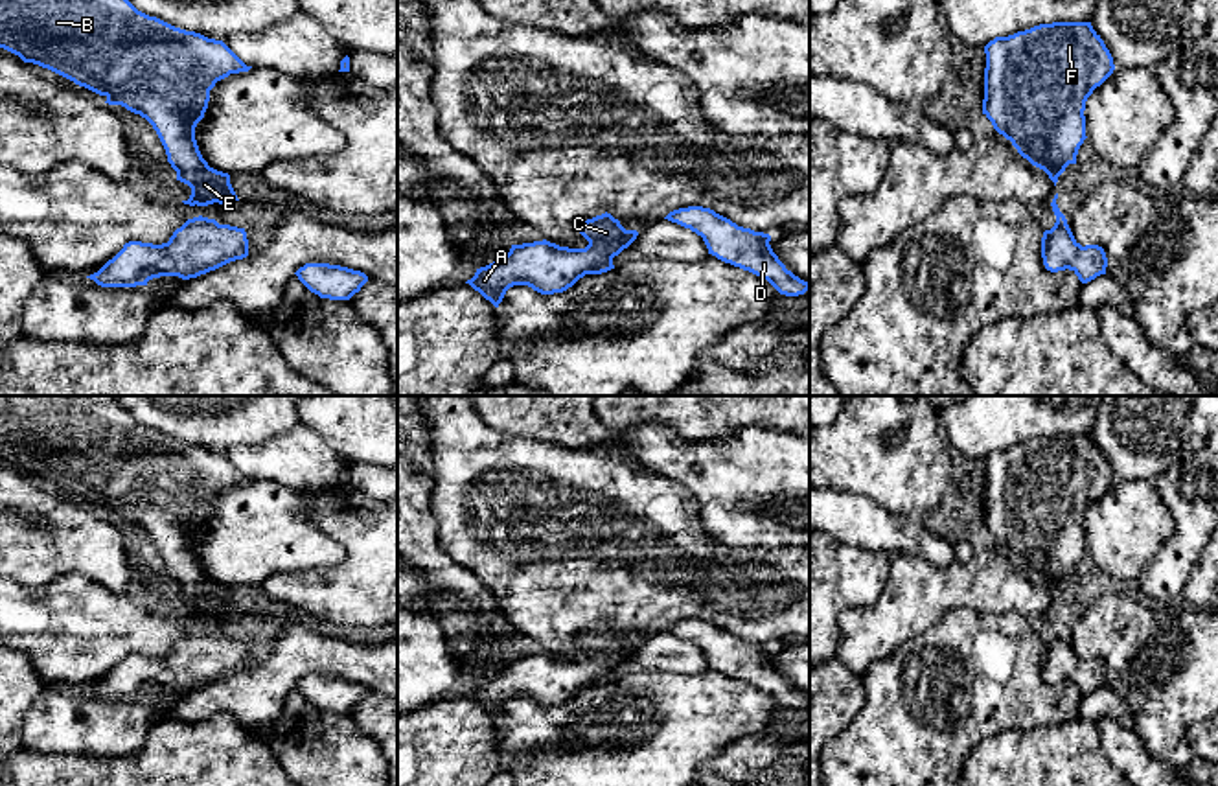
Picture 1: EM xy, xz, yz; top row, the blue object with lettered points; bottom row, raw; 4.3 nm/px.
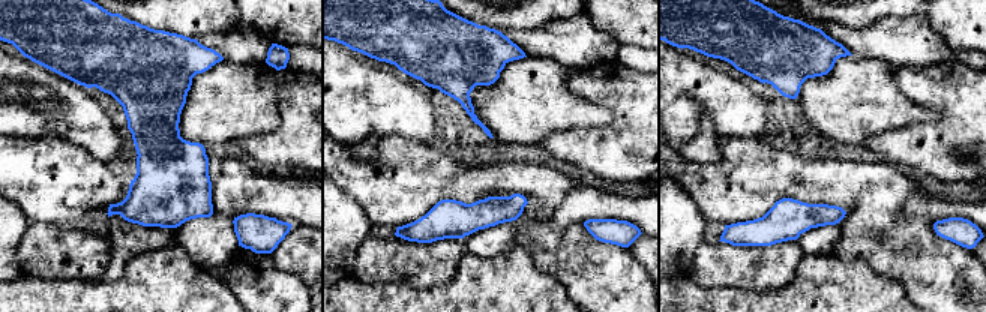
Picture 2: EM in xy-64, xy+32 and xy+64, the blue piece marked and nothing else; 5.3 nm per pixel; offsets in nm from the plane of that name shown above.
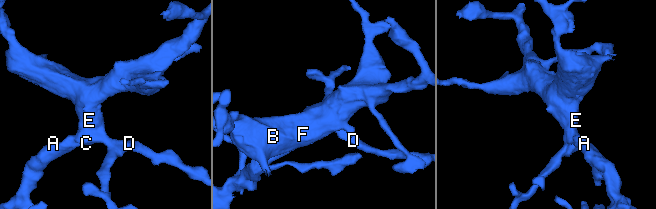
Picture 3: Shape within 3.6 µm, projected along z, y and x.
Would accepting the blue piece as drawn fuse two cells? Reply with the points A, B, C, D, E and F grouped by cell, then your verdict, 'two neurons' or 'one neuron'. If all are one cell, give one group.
A B C D E F | one neuron

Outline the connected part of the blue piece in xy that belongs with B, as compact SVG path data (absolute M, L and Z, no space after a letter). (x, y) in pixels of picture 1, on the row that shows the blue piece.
M0 0L0 48L48 68L145 118L156 131L177 180L191 188L190 206L239 201L230 175L202 158L195 127L210 90L230 74L248 72L223 40L175 28L138 11L129 0Z

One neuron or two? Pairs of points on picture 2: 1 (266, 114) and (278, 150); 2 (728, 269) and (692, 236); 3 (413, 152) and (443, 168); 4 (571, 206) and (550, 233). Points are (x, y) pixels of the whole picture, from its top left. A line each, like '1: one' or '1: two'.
1: two
2: two
3: one
4: one

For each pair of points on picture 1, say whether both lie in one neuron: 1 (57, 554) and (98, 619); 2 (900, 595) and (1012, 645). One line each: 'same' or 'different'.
1: different
2: different

